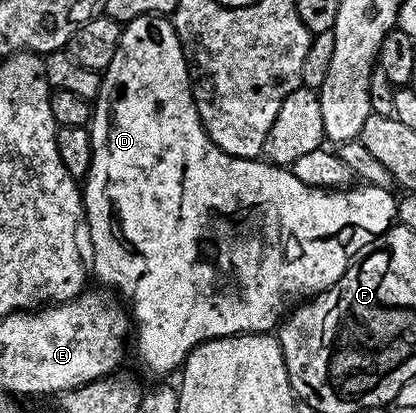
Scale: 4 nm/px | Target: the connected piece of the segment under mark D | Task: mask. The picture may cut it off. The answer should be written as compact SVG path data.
M140 16L122 27L119 50L115 50L115 58L111 58L111 66L105 69L102 75L101 94L92 105L91 119L87 127L93 147L93 157L89 172L83 177L85 202L83 224L87 229L88 243L89 240L93 243L91 272L105 283L102 285L116 290L127 301L127 308L135 325L137 356L141 359L142 366L157 376L163 375L164 372L176 373L184 365L189 351L192 348L198 348L208 340L218 340L220 336L272 333L290 309L318 296L320 292L326 292L349 267L354 257L366 246L372 245L388 228L392 228L398 219L399 200L397 196L392 196L394 193L388 188L366 183L357 186L361 188L349 186L344 190L317 188L315 185L305 185L290 172L288 167L262 162L260 159L244 160L238 156L220 152L215 145L210 144L209 135L205 133L205 127L201 124L193 101L191 65L169 16Z

